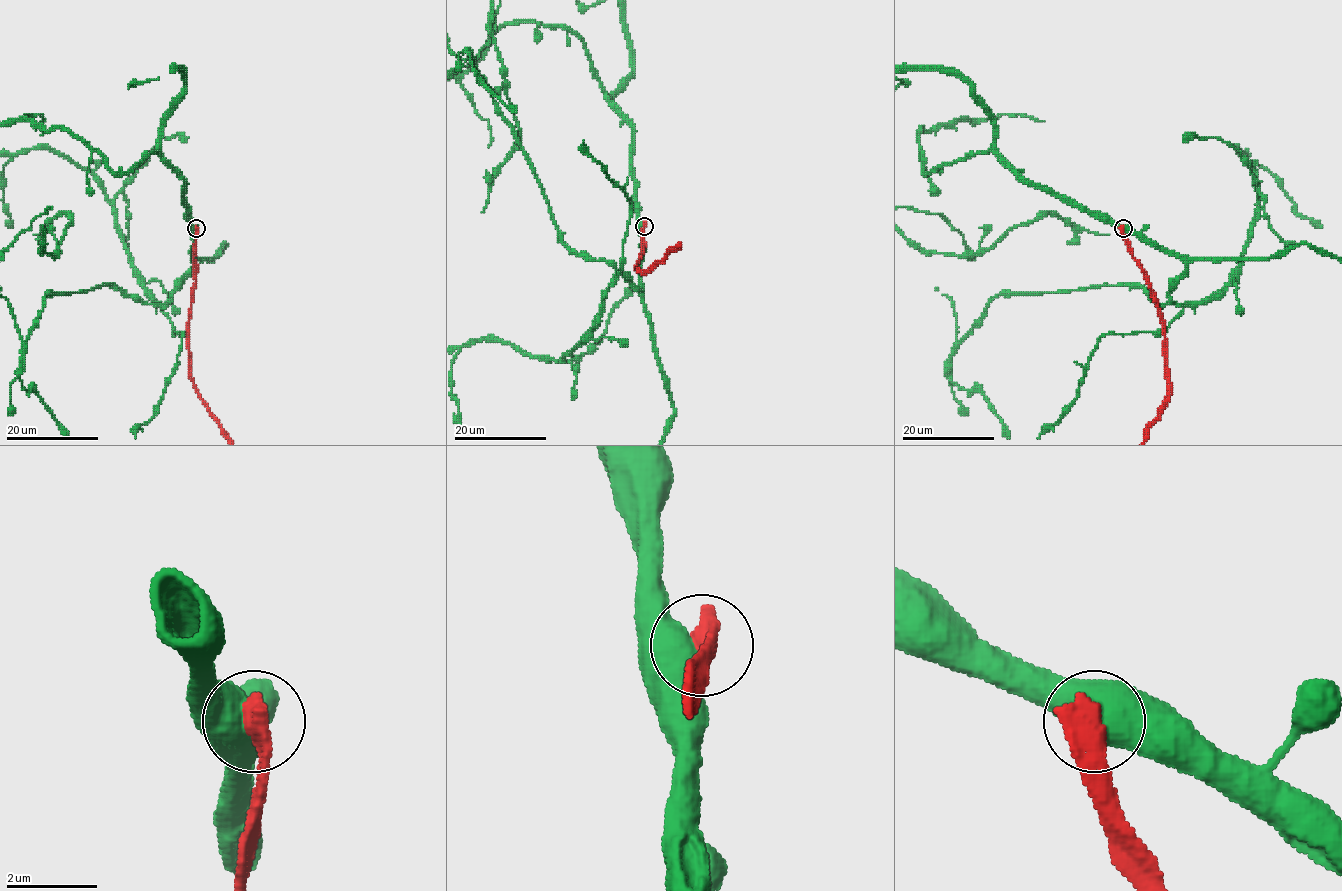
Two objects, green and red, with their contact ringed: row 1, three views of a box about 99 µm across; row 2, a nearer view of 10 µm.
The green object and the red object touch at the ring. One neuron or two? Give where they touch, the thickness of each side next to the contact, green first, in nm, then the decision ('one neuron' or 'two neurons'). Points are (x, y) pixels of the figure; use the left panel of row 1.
(196, 228) | 750/600 nm | two neurons

